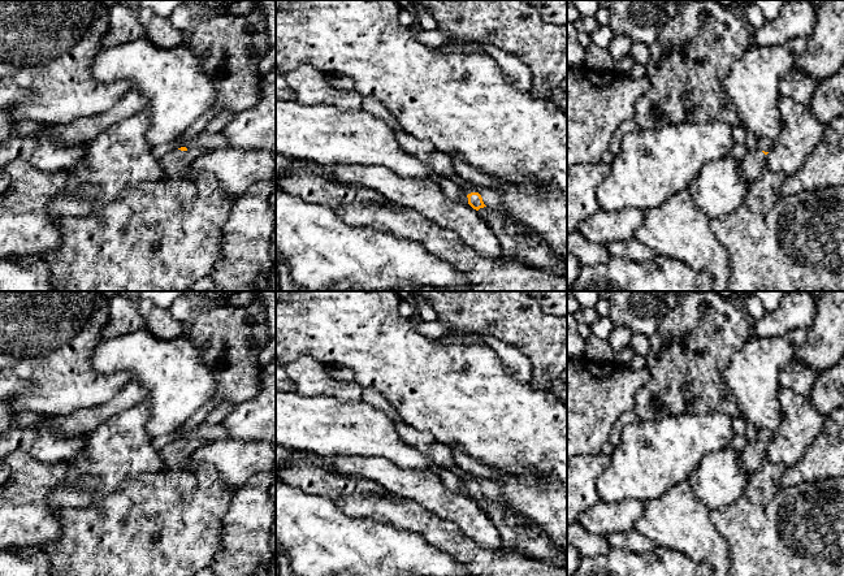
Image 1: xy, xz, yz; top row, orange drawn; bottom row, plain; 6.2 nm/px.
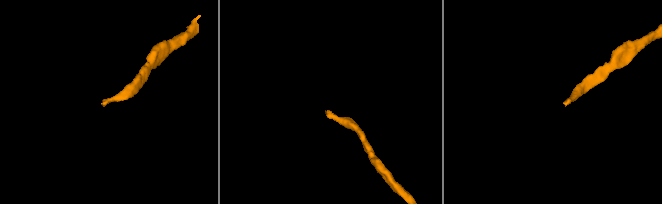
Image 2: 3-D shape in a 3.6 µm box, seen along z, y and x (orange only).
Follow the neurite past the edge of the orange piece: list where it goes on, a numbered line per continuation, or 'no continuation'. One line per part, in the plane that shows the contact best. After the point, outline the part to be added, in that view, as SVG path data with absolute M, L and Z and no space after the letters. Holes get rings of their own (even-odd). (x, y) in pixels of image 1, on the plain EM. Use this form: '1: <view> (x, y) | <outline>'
1: xz (492, 490) | M466 472L464 477L460 477L462 482L468 486L471 484L479 484L482 489L484 495L489 501L503 501L502 488L495 481L477 480L471 473Z

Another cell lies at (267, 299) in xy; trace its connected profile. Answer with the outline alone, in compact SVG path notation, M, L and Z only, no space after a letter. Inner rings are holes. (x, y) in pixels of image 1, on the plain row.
M254 291L256 302L265 311L265 320L270 339L276 338L276 291Z

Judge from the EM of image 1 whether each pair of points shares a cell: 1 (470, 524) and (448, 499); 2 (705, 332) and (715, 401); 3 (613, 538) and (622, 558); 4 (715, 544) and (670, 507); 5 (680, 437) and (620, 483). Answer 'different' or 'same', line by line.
1: same
2: same
3: different
4: same
5: same

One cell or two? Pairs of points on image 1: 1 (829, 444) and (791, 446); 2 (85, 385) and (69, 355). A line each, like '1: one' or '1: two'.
1: two
2: one

